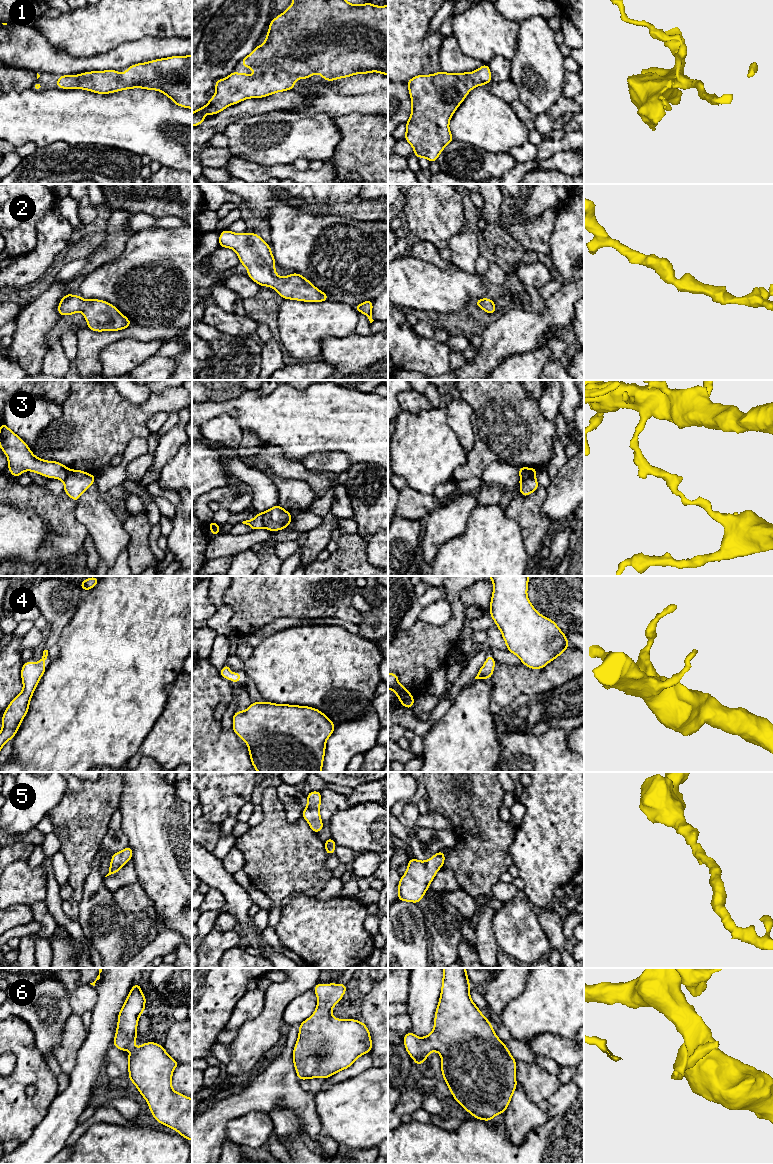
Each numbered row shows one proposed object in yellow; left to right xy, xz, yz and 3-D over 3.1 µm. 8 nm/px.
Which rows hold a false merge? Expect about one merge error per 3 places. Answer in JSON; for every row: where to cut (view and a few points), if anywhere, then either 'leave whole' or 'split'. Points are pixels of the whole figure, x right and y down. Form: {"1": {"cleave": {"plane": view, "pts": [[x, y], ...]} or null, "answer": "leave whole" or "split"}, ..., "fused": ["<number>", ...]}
{"1": {"cleave": null, "answer": "leave whole"}, "2": {"cleave": null, "answer": "leave whole"}, "3": {"cleave": {"plane": "xz", "pts": [[261, 513], [263, 526]]}, "answer": "split"}, "4": {"cleave": null, "answer": "leave whole"}, "5": {"cleave": null, "answer": "leave whole"}, "6": {"cleave": null, "answer": "leave whole"}, "fused": ["3"]}

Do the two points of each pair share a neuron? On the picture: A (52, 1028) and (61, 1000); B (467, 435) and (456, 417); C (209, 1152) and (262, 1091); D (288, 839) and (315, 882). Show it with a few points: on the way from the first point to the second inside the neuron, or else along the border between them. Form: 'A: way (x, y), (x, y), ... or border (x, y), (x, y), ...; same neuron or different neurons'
A: way (52, 1021), (52, 1009), (54, 1007); same neuron
B: way (464, 431), (460, 421); same neuron
C: way (209, 1134), (236, 1105), (244, 1103); same neuron
D: way (288, 850), (288, 854), (305, 871); same neuron

